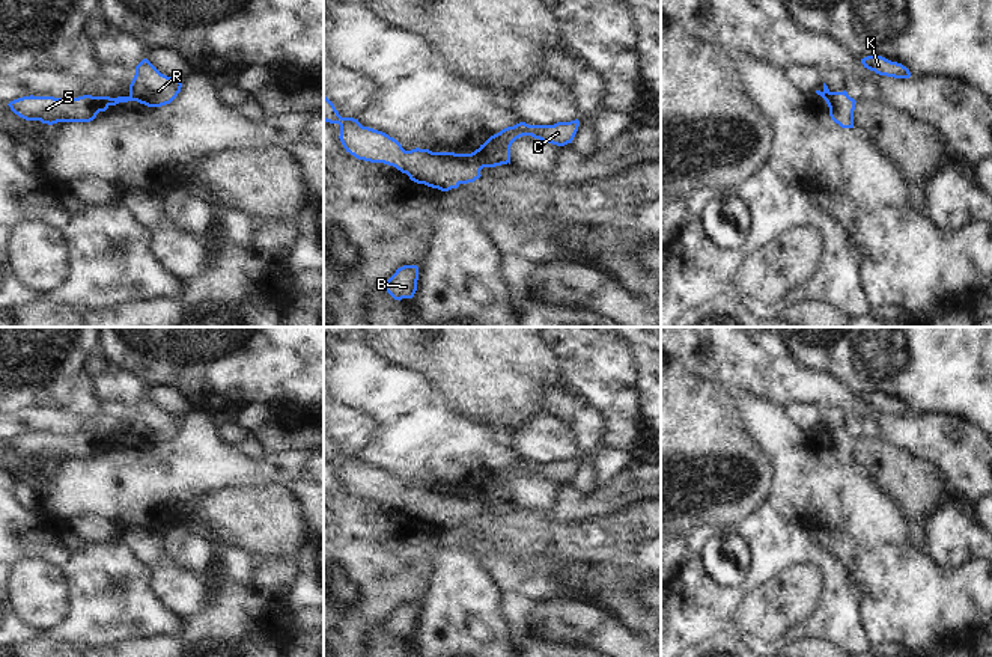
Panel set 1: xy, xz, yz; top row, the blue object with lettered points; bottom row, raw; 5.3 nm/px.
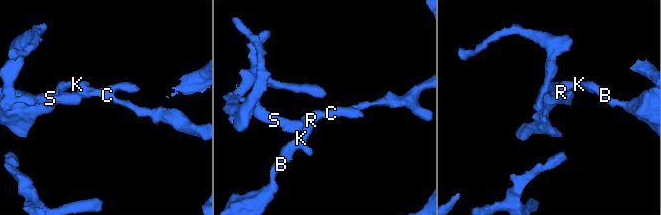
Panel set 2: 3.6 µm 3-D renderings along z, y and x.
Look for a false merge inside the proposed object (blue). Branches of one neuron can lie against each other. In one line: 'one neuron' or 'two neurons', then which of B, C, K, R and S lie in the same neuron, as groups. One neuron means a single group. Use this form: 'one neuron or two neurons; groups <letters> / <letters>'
two neurons; groups B C K R / S

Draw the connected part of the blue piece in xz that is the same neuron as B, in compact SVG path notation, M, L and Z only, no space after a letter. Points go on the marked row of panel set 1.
M403 265L385 282L385 291L394 298L412 298L417 291L418 267Z

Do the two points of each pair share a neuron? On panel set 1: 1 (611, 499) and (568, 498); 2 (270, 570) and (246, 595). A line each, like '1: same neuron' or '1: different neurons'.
1: same neuron
2: same neuron

